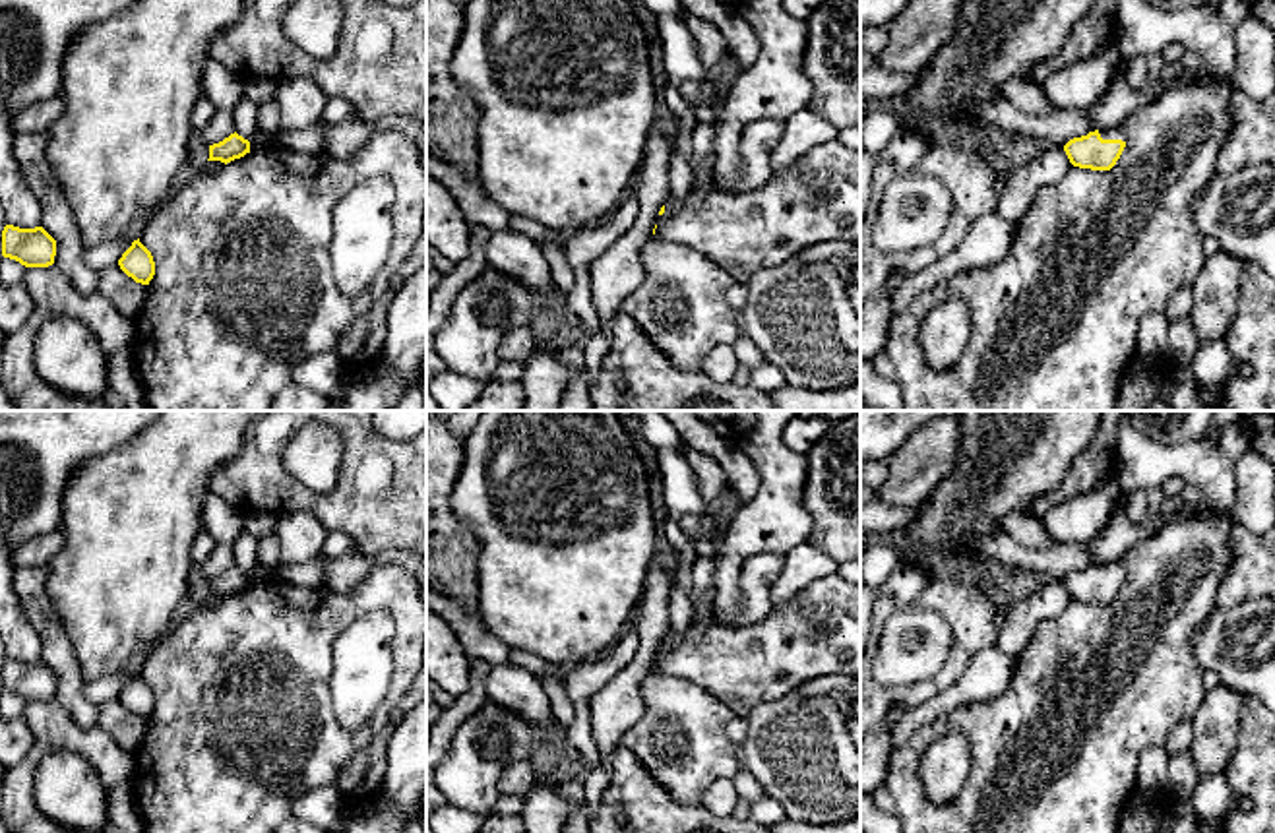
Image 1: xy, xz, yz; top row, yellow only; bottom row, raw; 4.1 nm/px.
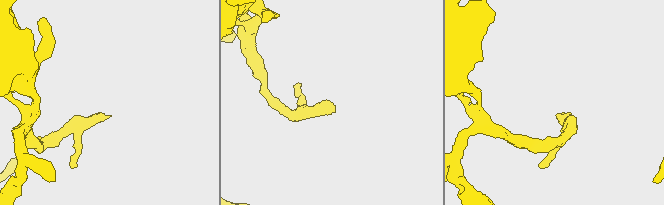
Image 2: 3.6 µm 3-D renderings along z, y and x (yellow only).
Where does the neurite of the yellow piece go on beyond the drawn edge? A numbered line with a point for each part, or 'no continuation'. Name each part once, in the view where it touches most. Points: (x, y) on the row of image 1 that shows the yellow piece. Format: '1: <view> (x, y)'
1: yz (1117, 132)

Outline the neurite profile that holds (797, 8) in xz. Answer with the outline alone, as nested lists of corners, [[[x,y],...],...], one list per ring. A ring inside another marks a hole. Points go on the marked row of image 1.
[[[783,0],[783,8],[789,15],[806,21],[808,15],[822,4],[824,0]]]

